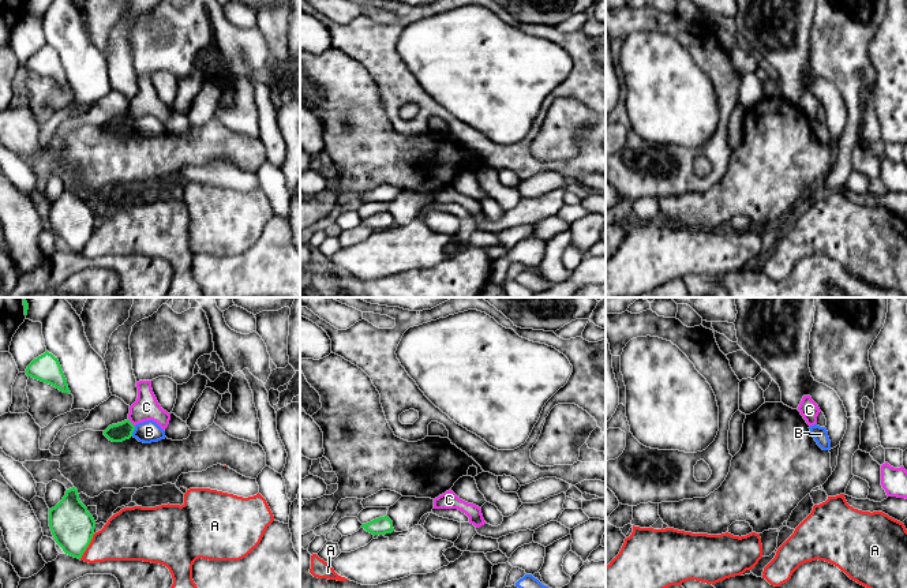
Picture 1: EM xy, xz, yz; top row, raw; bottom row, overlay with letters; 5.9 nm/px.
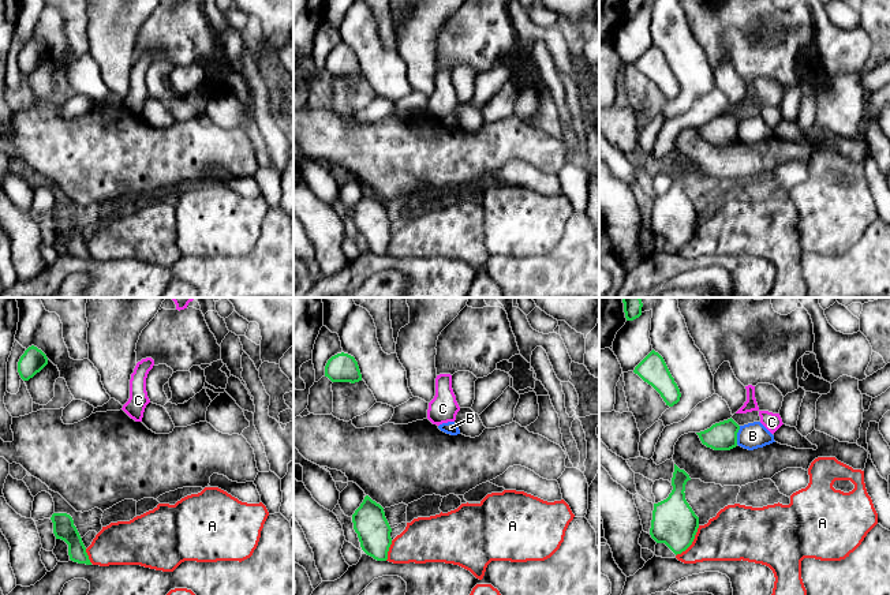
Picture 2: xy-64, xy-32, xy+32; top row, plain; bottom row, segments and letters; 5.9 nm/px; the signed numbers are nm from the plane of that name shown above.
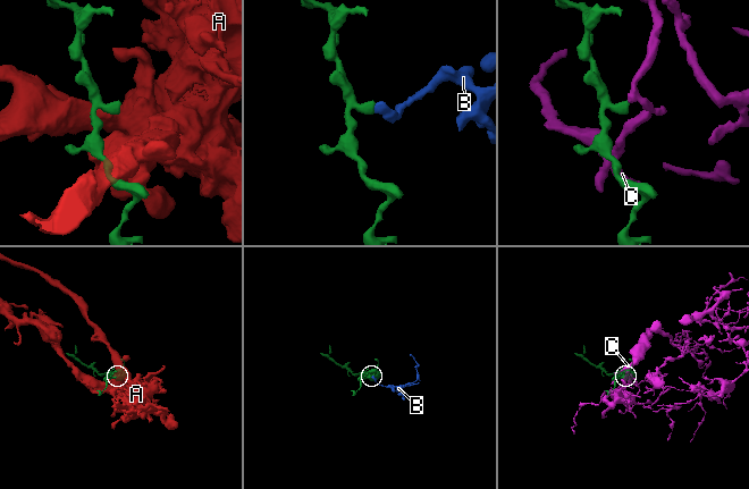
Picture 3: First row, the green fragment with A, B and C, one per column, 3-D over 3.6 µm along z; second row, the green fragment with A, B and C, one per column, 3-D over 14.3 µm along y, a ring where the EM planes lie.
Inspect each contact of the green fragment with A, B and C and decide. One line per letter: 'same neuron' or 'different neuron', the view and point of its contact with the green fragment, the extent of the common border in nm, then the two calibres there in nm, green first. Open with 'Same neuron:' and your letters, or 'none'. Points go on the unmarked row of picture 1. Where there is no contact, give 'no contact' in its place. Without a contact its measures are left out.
Same neuron: none
A: different neuron; contact xy (87, 240); length 180 nm; calibres 260 and 300 nm
B: different neuron; contact xy (132, 126); length 70 nm; calibres 110 and 130 nm
C: different neuron; contact xy (130, 116); length 70 nm; calibres 110 and 150 nm

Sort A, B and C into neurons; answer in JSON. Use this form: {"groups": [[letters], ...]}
{"groups": [["A"], ["B"], ["C"]]}

